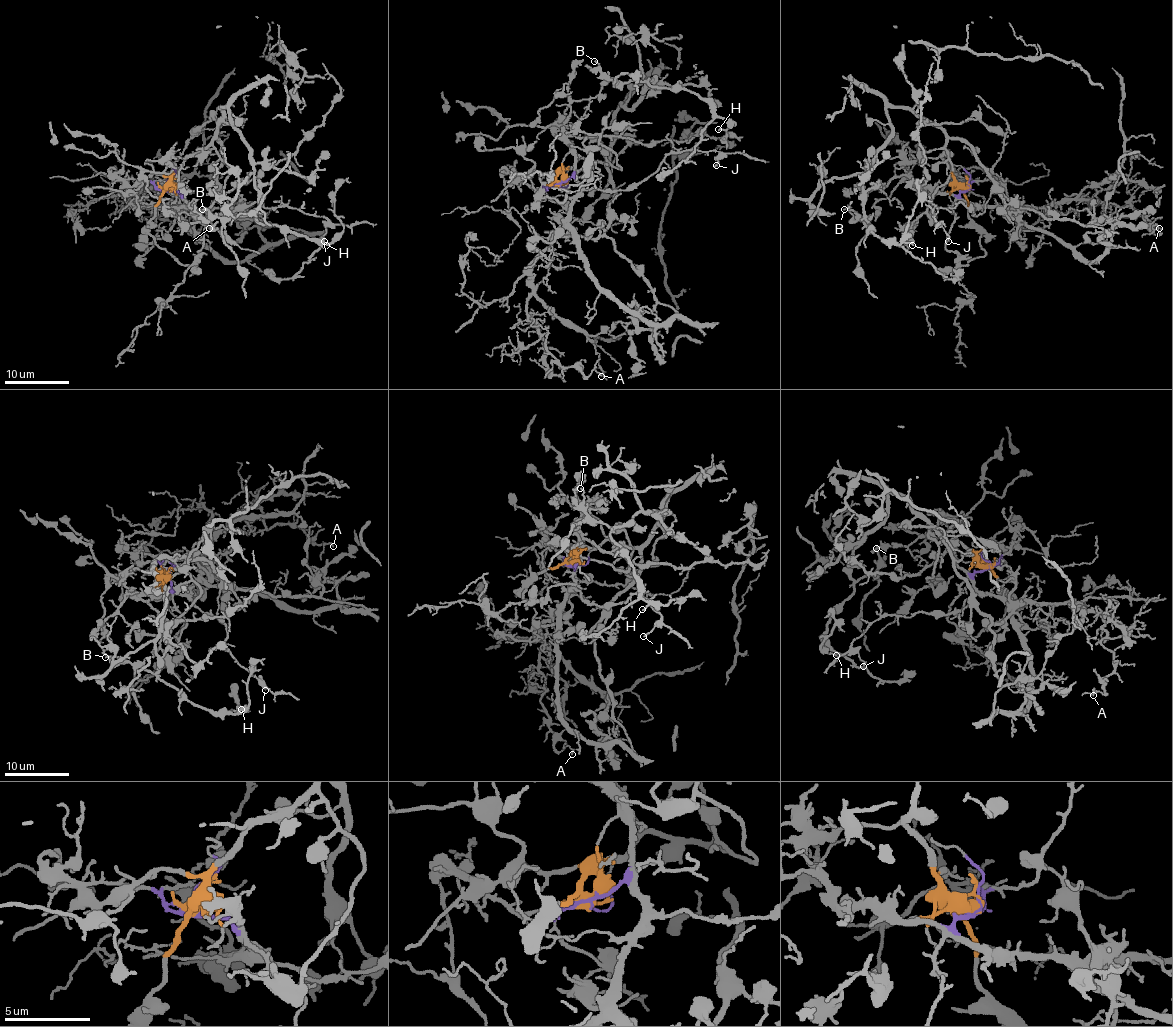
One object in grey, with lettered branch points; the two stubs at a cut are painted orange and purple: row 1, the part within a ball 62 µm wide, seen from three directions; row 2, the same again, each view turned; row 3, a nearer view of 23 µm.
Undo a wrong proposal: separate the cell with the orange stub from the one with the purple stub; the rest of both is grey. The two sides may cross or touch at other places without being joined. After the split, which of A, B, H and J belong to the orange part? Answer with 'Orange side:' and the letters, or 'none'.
Orange side: B, H

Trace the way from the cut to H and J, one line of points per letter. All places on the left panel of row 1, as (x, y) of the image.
H: (165, 186), (178, 167), (207, 145), (226, 107), (250, 151), (255, 219), (332, 243), (326, 244)
J: (165, 186), (212, 215), (241, 210), (255, 202), (265, 207), (295, 207), (305, 214), (326, 219), (324, 241)

